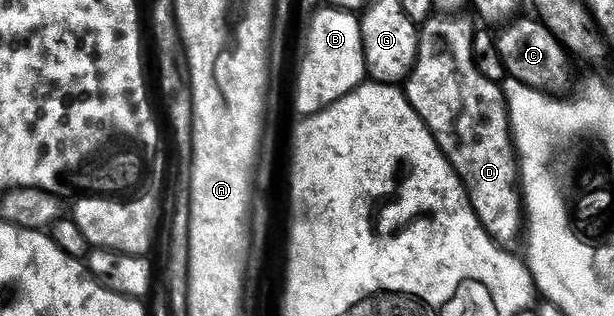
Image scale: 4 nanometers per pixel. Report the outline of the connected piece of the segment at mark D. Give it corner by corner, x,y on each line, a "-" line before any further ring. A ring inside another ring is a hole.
419,34
418,63
404,84
412,109
428,125
440,149
456,169
466,192
470,195
470,208
497,243
514,245
524,231
524,204
520,190
520,164
510,130
510,108
506,106
503,88
484,75
477,67
473,55
453,46
439,46
436,37

